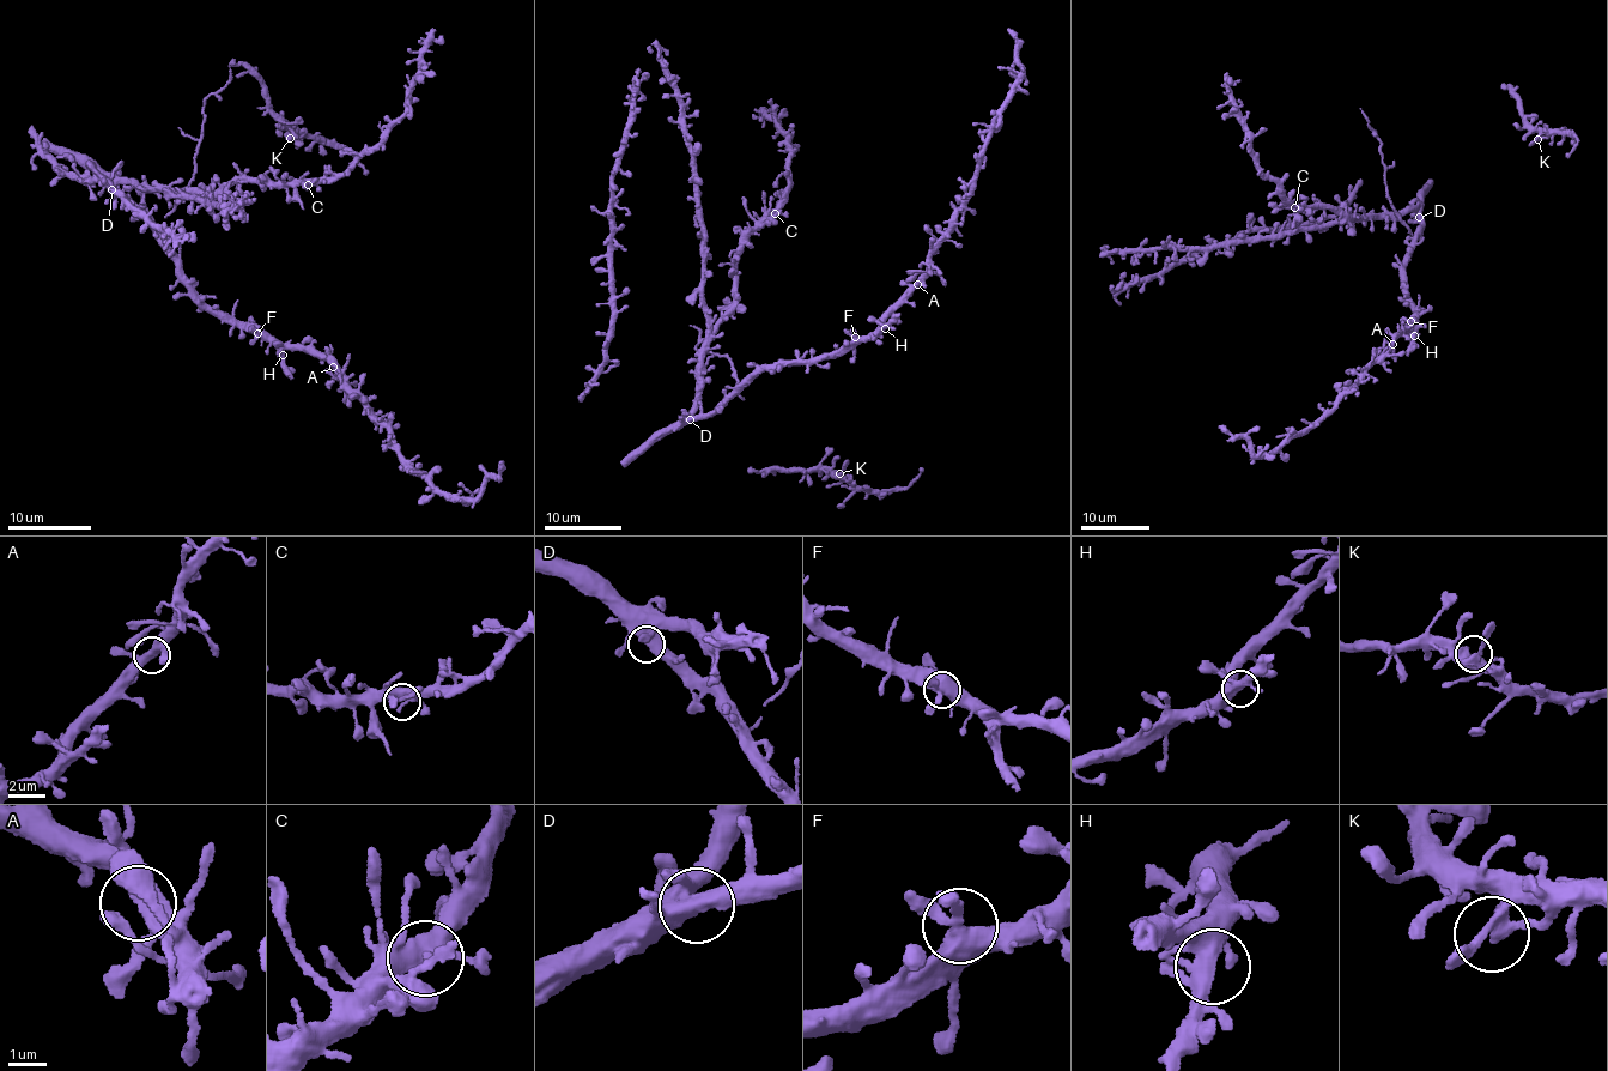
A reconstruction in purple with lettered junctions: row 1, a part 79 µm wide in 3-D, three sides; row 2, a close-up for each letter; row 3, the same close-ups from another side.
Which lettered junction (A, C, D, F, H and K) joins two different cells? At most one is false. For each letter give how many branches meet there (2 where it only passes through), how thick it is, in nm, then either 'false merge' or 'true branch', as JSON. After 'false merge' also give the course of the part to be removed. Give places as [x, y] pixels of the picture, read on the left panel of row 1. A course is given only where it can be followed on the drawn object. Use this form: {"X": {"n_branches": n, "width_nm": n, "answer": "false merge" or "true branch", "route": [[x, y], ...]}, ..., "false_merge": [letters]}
{"A": {"n_branches": 3, "width_nm": 420, "answer": "true branch"}, "C": {"n_branches": 3, "width_nm": 340, "answer": "true branch"}, "D": {"n_branches": 3, "width_nm": 440, "answer": "true branch"}, "F": {"n_branches": 3, "width_nm": 440, "answer": "true branch"}, "H": {"n_branches": 3, "width_nm": 440, "answer": "true branch"}, "K": {"n_branches": 3, "width_nm": 320, "answer": "true branch"}, "false_merge": []}

